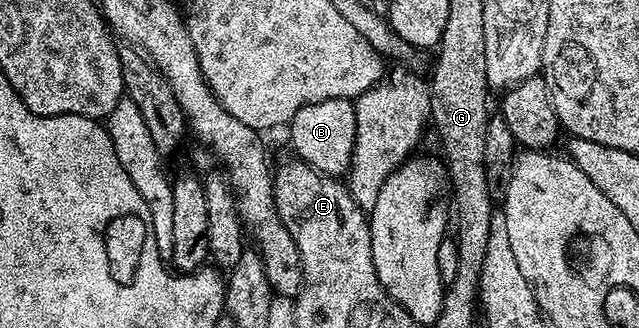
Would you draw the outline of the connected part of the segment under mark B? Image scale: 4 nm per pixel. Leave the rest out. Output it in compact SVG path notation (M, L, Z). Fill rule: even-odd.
M349 98L318 101L304 105L288 125L295 154L301 161L328 177L345 175L352 164L354 140L357 134L355 103Z

